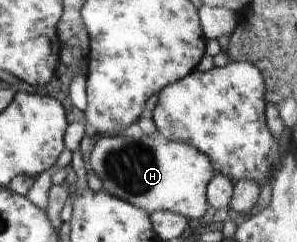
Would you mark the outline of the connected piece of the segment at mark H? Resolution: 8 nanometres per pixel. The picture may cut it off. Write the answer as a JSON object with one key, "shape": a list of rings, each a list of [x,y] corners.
{"shape":[[[159,132],[143,134],[138,141],[121,135],[97,137],[90,162],[105,191],[148,214],[163,210],[197,221],[209,208],[206,187],[214,169],[209,158],[191,144],[167,139]]]}

